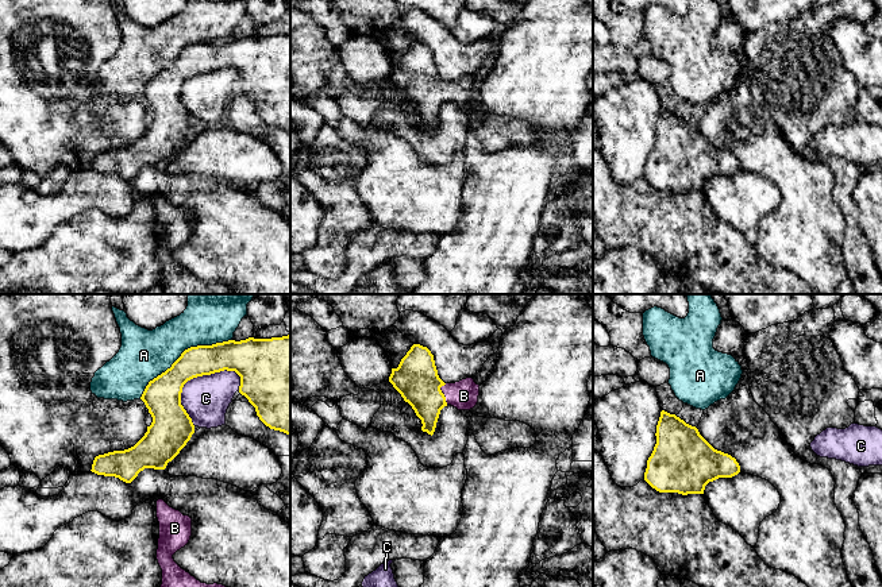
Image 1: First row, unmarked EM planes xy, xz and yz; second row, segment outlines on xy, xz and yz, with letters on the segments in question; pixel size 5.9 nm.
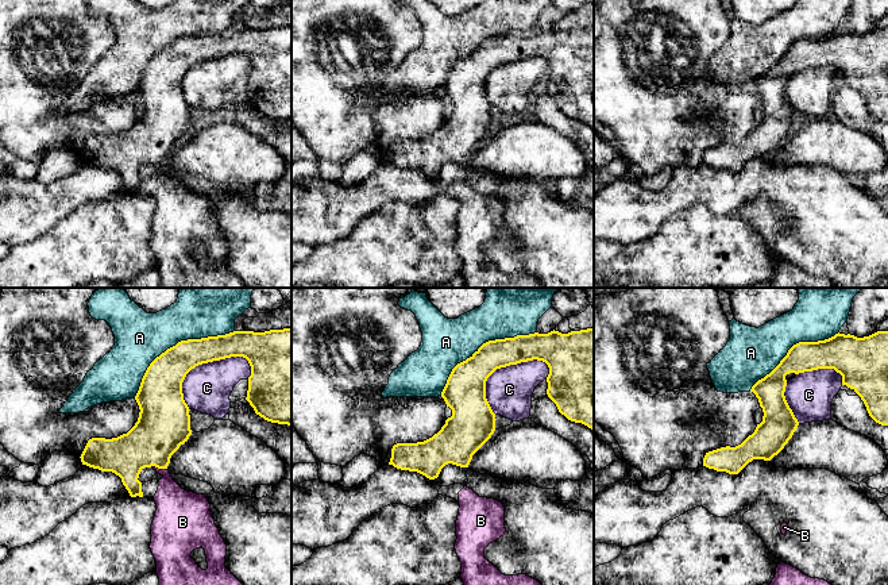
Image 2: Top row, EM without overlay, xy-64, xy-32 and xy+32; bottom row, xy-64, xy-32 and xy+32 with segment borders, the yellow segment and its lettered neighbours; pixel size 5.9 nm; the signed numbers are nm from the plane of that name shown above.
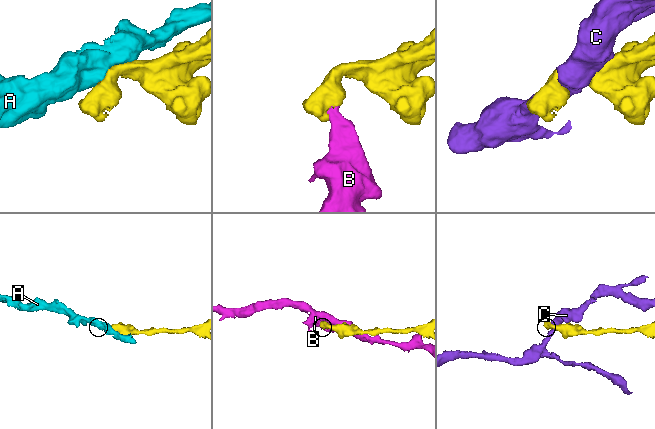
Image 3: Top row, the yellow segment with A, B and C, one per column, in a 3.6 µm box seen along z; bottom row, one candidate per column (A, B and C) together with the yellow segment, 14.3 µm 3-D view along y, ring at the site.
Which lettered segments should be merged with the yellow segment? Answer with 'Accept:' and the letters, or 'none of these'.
Accept: B

